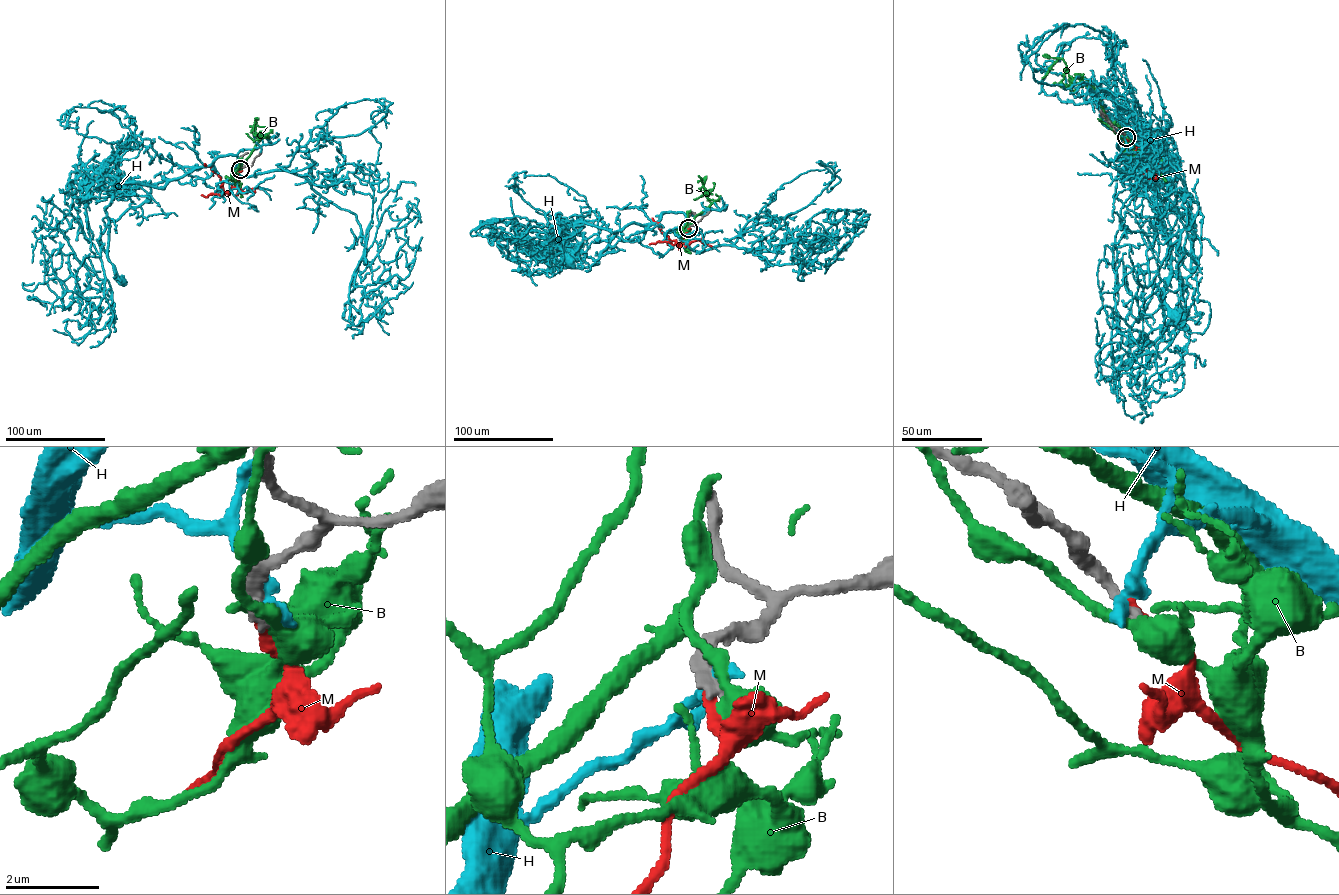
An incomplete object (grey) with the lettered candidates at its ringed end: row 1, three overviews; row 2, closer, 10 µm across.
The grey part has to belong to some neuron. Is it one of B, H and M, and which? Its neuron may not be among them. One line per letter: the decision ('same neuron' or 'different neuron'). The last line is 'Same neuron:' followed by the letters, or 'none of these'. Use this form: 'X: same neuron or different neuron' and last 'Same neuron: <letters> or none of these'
B: different neuron
H: different neuron
M: different neuron
Same neuron: none of these

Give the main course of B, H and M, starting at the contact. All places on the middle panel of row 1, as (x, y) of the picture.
B: (688, 228), (682, 241), (679, 233), (714, 201), (703, 192), (698, 175)
H: (688, 228), (677, 212), (614, 232), (576, 222), (553, 244), (555, 255), (563, 251), (568, 262)
M: (688, 228), (679, 250), (676, 240), (672, 245), (652, 218)

